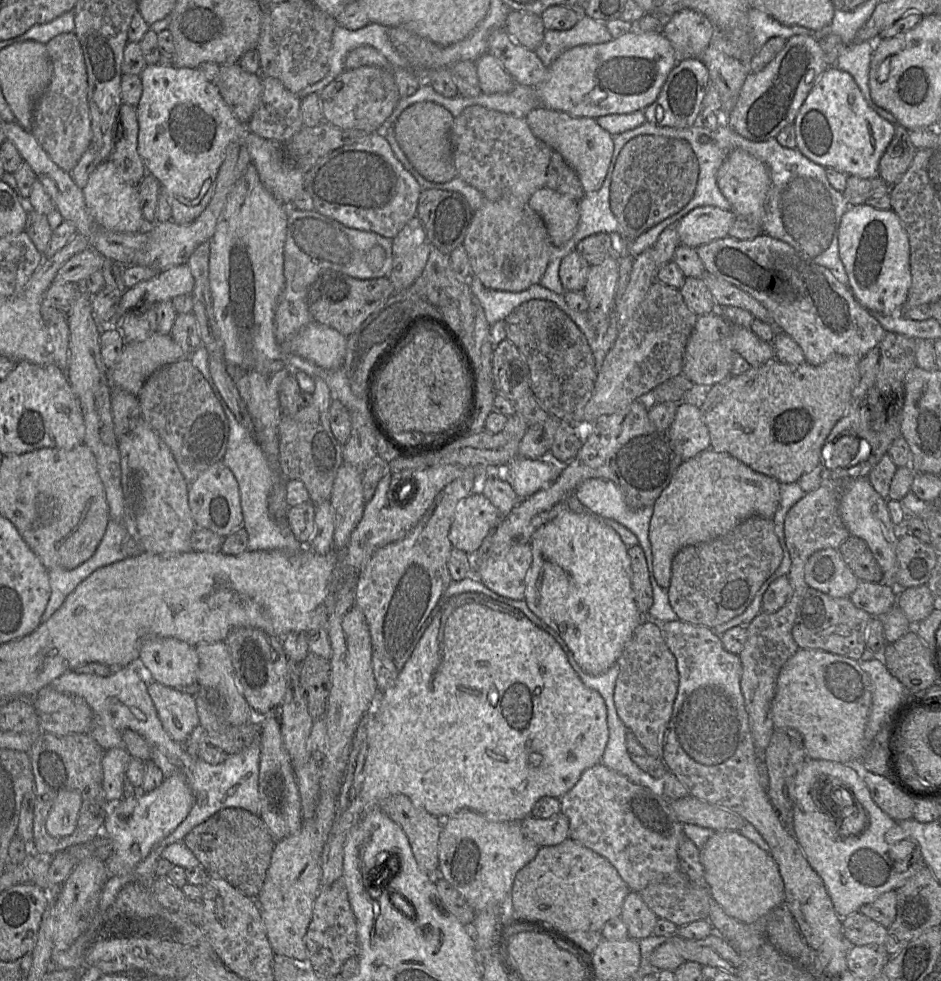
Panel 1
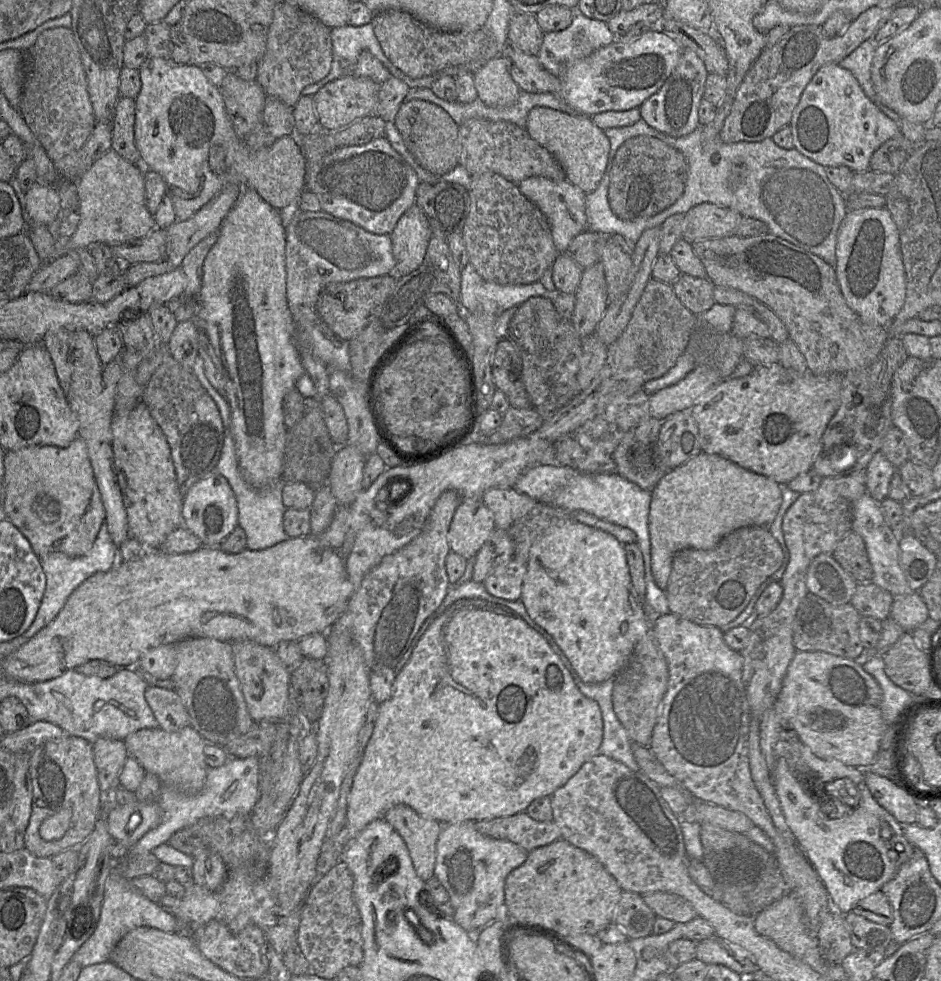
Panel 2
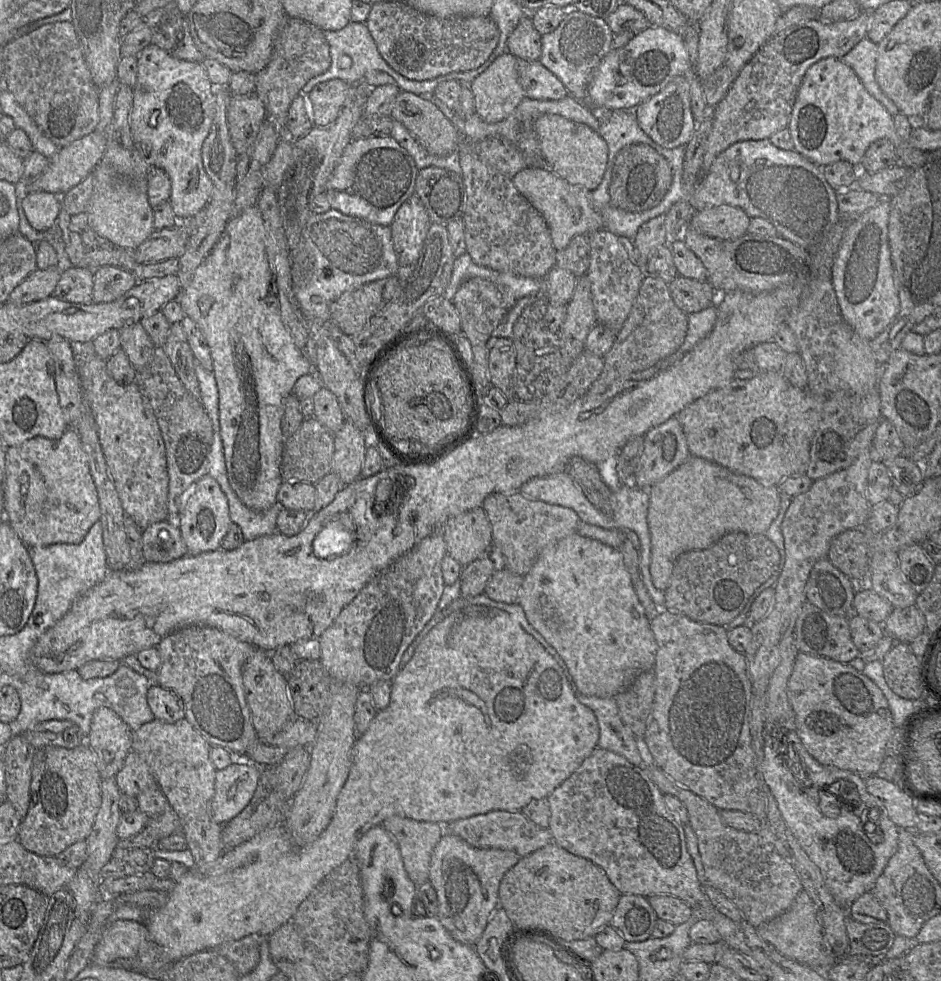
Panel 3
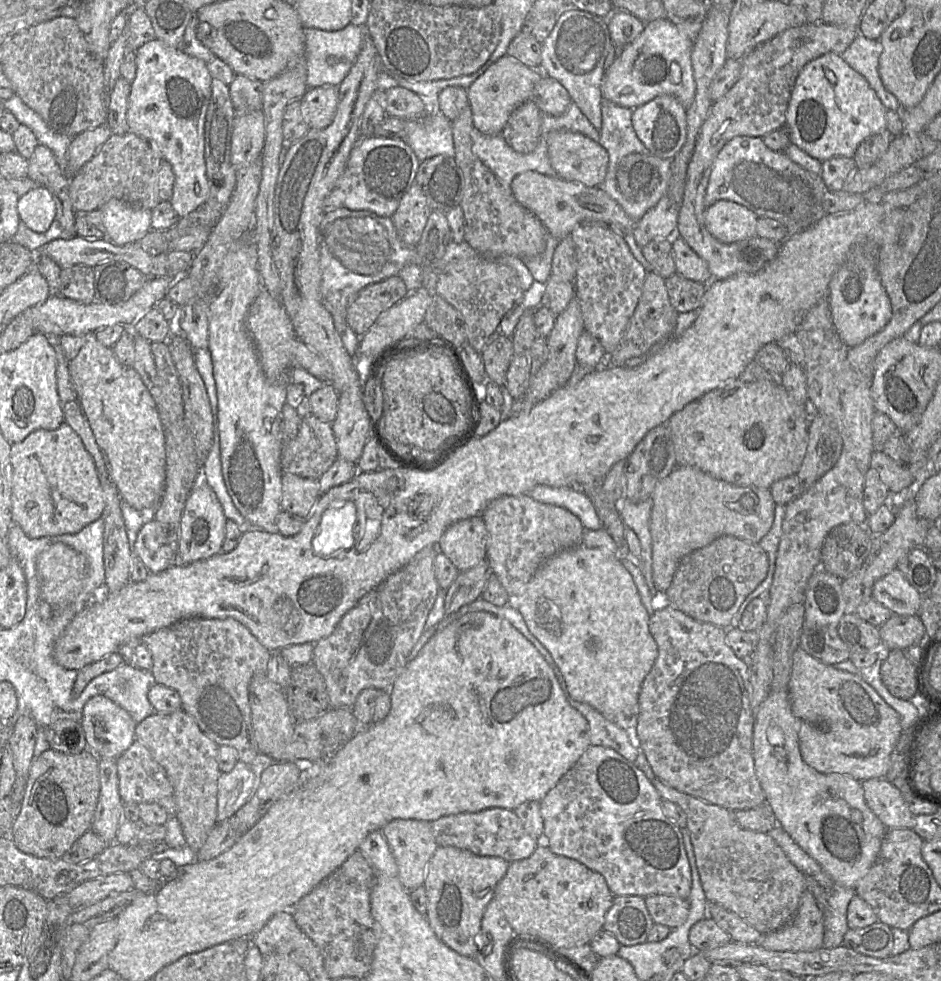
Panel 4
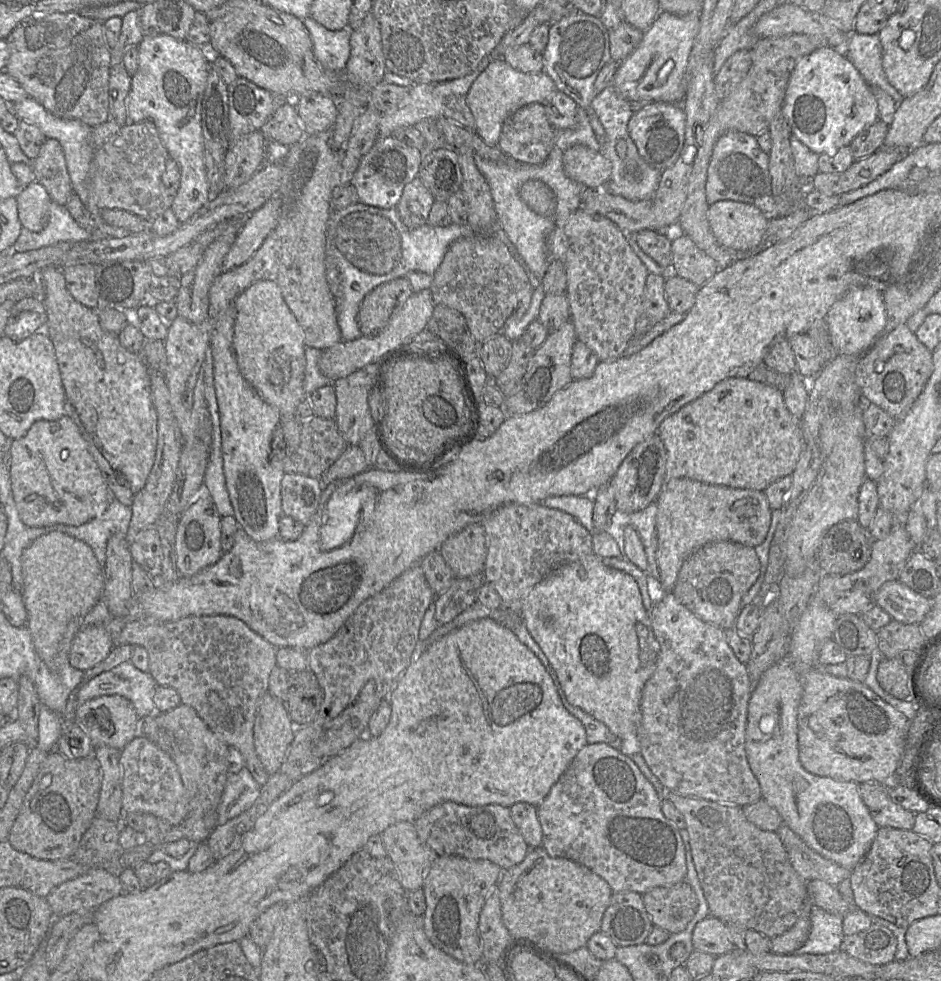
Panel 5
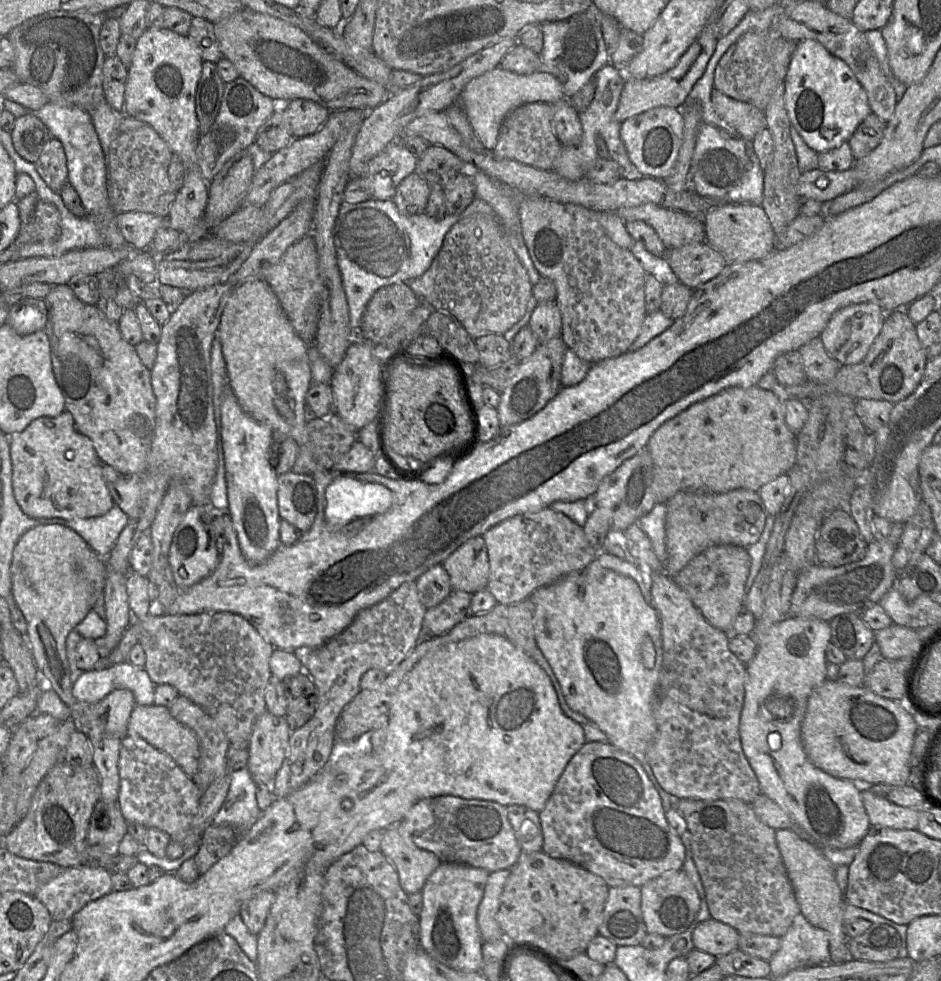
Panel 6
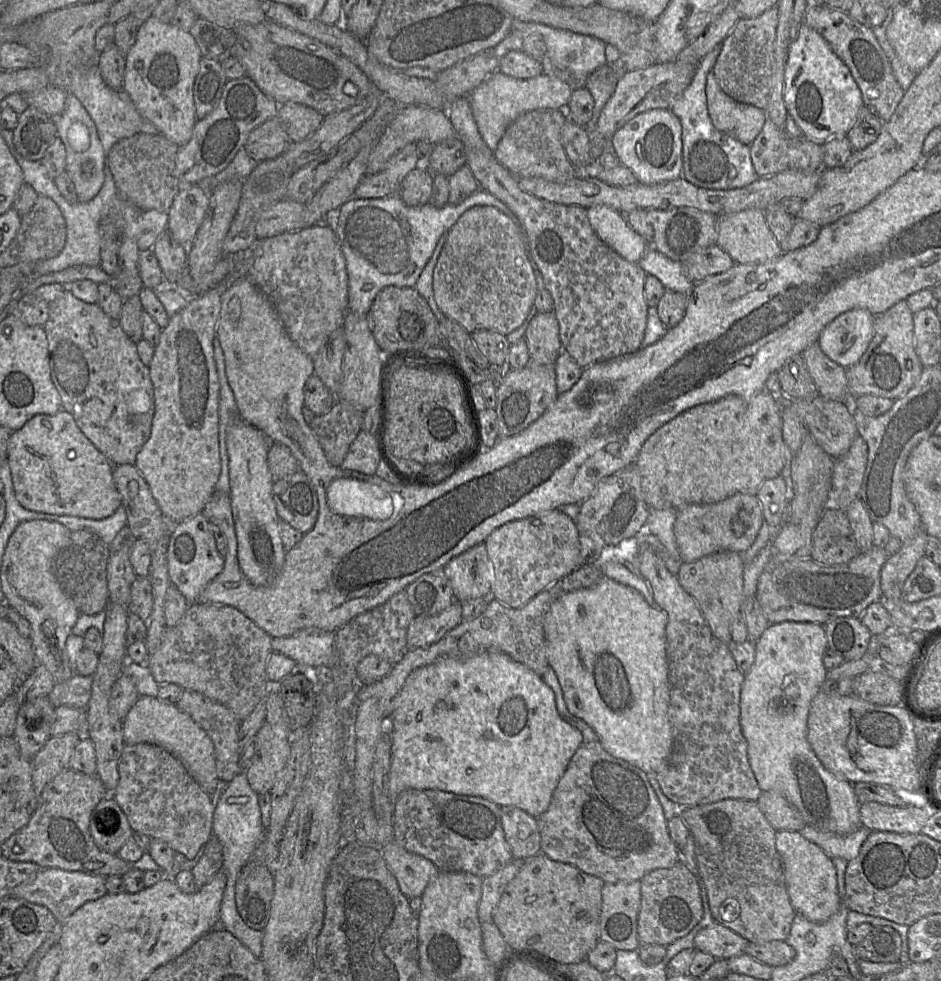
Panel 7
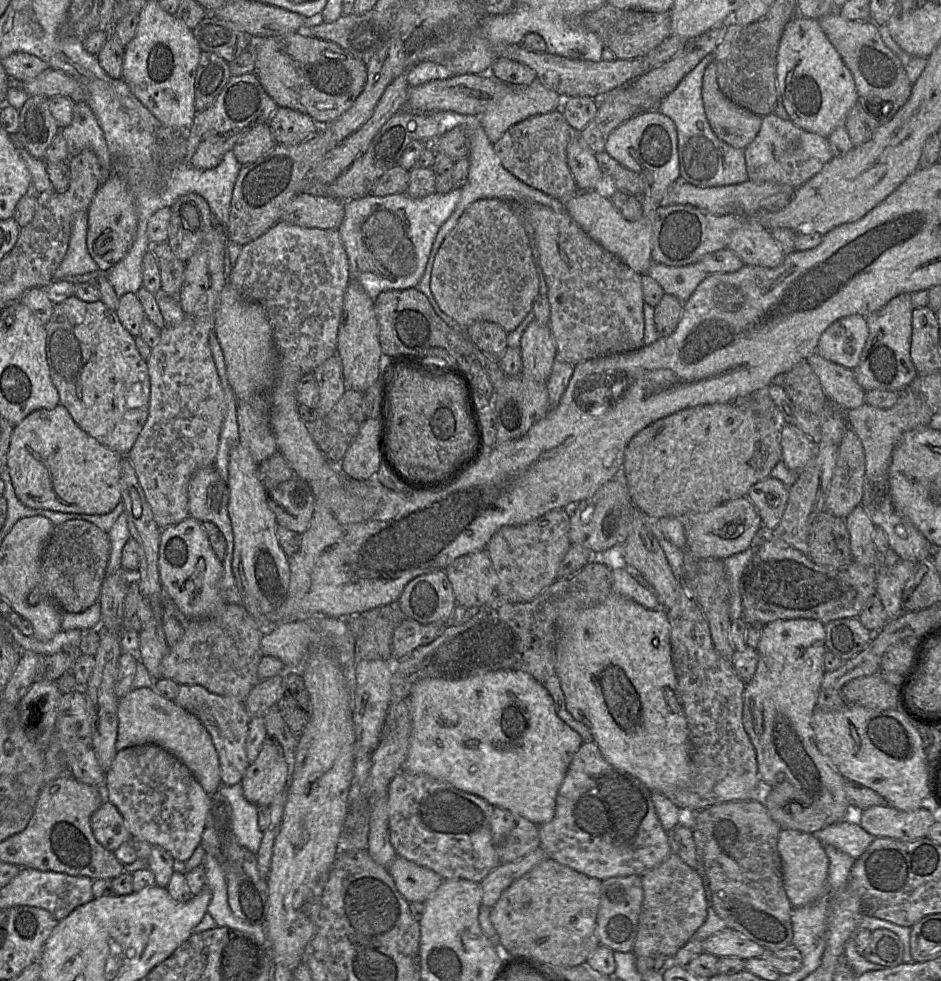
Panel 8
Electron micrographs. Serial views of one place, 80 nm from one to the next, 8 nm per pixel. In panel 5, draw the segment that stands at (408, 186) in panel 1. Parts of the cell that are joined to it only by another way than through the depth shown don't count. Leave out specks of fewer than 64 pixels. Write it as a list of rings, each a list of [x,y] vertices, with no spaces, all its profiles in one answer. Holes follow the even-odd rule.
[[[391,136],[377,138],[362,157],[350,183],[355,187],[360,203],[383,209],[397,206],[406,184],[419,173],[423,152]]]

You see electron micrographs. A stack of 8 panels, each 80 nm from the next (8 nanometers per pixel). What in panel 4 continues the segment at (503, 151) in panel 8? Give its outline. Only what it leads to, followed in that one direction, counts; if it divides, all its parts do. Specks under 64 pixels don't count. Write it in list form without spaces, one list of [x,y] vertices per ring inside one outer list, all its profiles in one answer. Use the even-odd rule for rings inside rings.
[[[528,100],[517,106],[502,130],[506,143],[516,152],[528,154],[539,143],[543,113]]]

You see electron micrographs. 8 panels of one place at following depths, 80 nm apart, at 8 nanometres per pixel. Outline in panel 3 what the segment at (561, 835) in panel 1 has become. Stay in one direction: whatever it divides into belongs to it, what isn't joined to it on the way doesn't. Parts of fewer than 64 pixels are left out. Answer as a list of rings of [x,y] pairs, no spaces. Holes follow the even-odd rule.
[[[490,811],[486,814],[459,819],[443,826],[444,833],[459,836],[475,848],[508,850],[515,852],[520,857],[528,856],[553,842],[548,828],[536,825],[521,812]]]

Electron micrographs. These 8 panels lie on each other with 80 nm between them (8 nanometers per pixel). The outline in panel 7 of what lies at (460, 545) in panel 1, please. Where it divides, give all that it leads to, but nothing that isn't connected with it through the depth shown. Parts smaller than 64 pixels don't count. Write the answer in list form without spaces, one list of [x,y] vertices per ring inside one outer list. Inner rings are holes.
[[[485,543],[455,556],[442,569],[451,583],[455,600],[492,597],[494,567]]]

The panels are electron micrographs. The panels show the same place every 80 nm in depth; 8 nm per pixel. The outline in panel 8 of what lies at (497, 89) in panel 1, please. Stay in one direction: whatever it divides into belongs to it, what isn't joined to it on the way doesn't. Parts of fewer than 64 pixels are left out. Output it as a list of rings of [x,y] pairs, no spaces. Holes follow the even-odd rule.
[[[538,80],[528,85],[515,85],[513,90],[495,96],[481,113],[480,123],[494,144],[512,125],[536,114],[561,109],[564,98]]]

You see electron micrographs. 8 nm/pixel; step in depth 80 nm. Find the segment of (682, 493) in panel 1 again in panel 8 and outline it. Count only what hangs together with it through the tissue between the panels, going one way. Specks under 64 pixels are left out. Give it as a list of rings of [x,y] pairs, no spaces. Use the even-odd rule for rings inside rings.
[[[748,497],[725,502],[705,512],[690,514],[681,518],[686,535],[686,548],[694,557],[704,559],[725,559],[747,550],[762,525],[758,511]]]

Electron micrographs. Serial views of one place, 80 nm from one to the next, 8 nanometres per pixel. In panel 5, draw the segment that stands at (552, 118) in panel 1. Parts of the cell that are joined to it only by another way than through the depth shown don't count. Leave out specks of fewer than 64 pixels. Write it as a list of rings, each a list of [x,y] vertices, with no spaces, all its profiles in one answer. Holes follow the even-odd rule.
[[[579,144],[563,153],[562,163],[566,176],[590,188],[606,187],[612,172],[610,160],[600,151]]]

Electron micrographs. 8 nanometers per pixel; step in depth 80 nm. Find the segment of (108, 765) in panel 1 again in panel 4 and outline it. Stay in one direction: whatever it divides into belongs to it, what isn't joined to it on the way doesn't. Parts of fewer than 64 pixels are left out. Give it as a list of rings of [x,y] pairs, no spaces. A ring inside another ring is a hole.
[[[94,696],[87,701],[80,723],[88,750],[98,758],[117,759],[135,741],[137,723],[105,696]]]

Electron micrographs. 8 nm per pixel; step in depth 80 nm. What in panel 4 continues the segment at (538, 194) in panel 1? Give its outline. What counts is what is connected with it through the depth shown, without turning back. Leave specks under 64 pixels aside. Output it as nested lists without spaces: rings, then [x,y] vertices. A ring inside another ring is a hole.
[[[525,171],[513,179],[511,190],[515,199],[540,219],[548,234],[559,240],[568,237],[580,224],[602,224],[627,235],[638,222],[632,220],[603,189],[588,187],[580,182],[570,182],[536,171]]]

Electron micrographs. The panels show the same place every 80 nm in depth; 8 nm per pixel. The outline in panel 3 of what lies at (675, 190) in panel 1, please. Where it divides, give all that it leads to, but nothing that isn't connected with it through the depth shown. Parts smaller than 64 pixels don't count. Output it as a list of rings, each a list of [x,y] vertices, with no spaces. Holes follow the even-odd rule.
[[[643,143],[629,144],[615,158],[609,188],[611,203],[628,212],[649,210],[663,200],[671,187],[672,179],[670,164],[654,148]]]

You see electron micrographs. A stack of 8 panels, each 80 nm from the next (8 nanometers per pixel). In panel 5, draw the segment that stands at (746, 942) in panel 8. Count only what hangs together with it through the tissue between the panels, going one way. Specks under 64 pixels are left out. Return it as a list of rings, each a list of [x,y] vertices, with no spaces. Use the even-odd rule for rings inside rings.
[[[709,915],[698,922],[692,932],[693,949],[714,957],[730,952],[735,948],[725,922]]]

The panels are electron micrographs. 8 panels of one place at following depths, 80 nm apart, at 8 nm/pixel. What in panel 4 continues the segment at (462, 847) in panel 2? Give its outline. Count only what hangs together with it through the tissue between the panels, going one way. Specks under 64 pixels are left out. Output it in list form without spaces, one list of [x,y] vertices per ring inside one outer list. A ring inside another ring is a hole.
[[[438,846],[430,859],[423,886],[428,898],[426,918],[438,939],[458,954],[474,958],[484,911],[510,863],[500,857],[478,856],[452,846]]]

